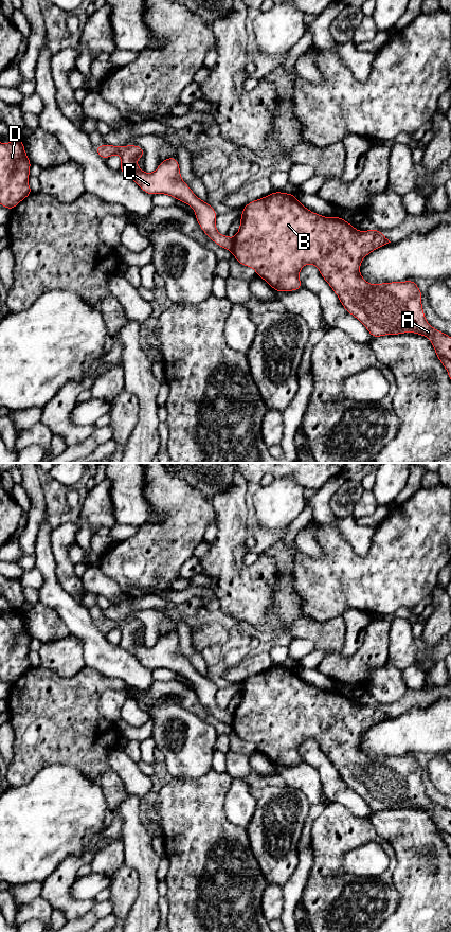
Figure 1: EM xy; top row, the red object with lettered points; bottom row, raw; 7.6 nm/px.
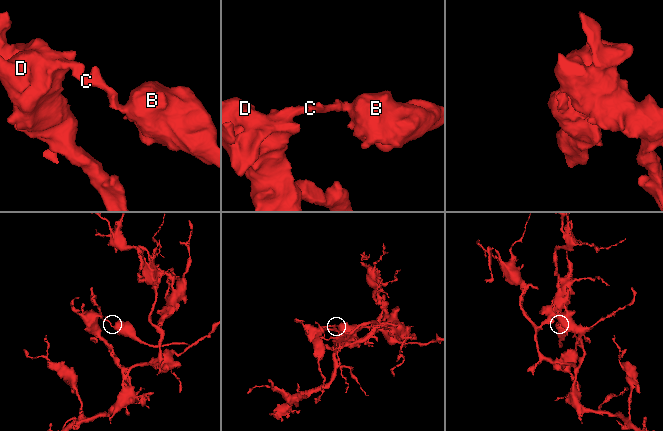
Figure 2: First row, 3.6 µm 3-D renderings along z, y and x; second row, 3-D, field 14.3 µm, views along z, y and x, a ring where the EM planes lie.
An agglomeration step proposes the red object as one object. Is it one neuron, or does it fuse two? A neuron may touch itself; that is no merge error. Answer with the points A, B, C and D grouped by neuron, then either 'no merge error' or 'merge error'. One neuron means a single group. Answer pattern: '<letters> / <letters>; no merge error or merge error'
A B / C D; merge error

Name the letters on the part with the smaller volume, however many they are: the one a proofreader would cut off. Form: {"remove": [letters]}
{"remove": ["A", "B"]}

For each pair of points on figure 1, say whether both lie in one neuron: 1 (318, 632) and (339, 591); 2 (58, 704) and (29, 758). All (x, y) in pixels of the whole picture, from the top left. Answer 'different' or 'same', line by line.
1: different
2: same

